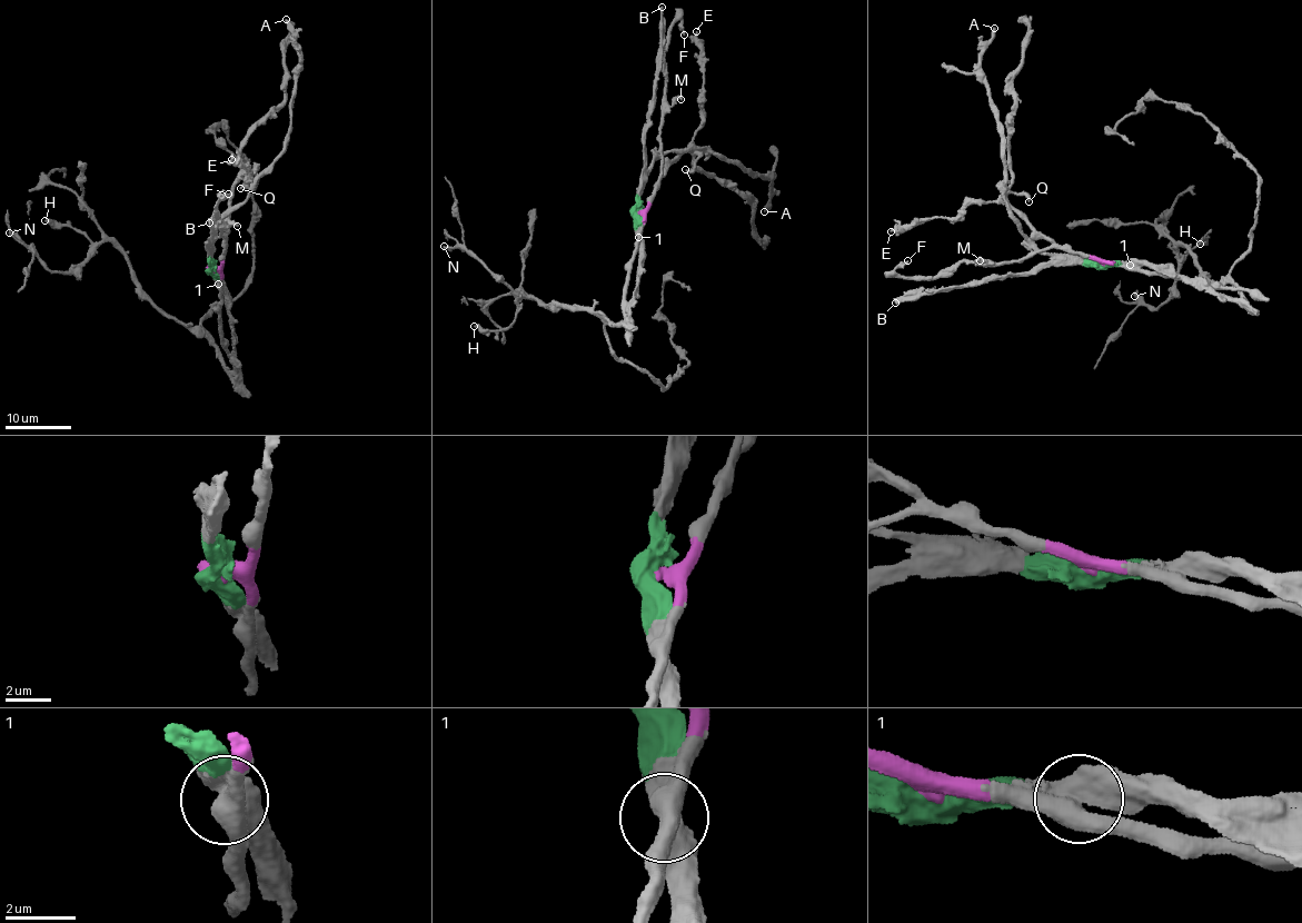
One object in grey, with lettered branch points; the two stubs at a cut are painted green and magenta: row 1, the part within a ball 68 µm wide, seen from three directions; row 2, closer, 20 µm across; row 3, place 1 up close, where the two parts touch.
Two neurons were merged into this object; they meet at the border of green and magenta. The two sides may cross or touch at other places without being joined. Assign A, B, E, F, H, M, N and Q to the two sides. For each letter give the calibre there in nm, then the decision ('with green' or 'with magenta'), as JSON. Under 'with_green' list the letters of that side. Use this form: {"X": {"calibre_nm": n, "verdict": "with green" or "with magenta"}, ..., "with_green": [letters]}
{"A": {"calibre_nm": 320, "verdict": "with green"}, "B": {"calibre_nm": 400, "verdict": "with green"}, "E": {"calibre_nm": 320, "verdict": "with magenta"}, "F": {"calibre_nm": 240, "verdict": "with magenta"}, "H": {"calibre_nm": 340, "verdict": "with green"}, "M": {"calibre_nm": 280, "verdict": "with magenta"}, "N": {"calibre_nm": 220, "verdict": "with green"}, "Q": {"calibre_nm": 300, "verdict": "with magenta"}, "with_green": ["A", "B", "H", "N"]}

